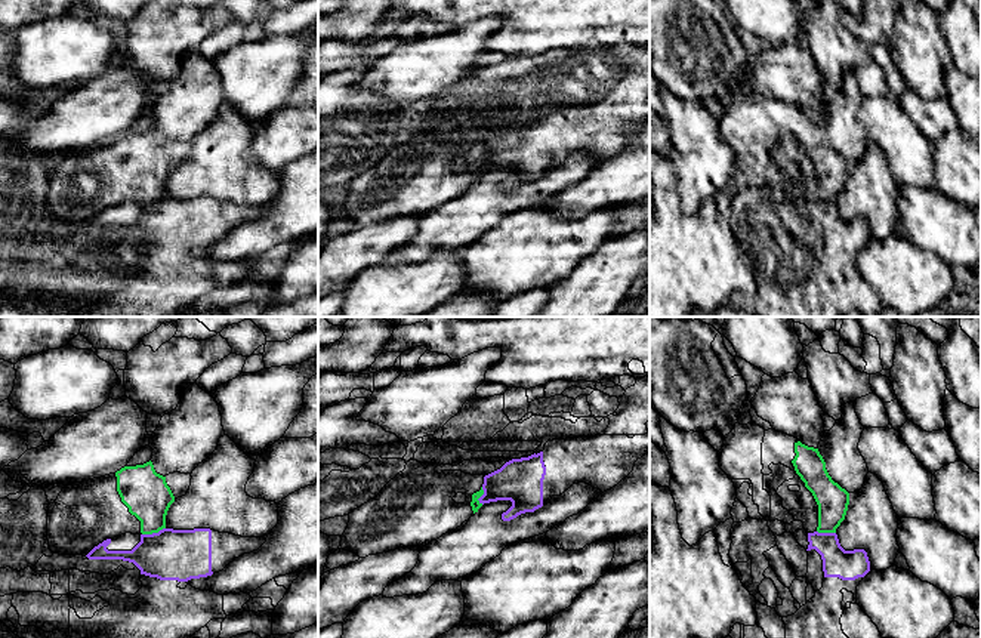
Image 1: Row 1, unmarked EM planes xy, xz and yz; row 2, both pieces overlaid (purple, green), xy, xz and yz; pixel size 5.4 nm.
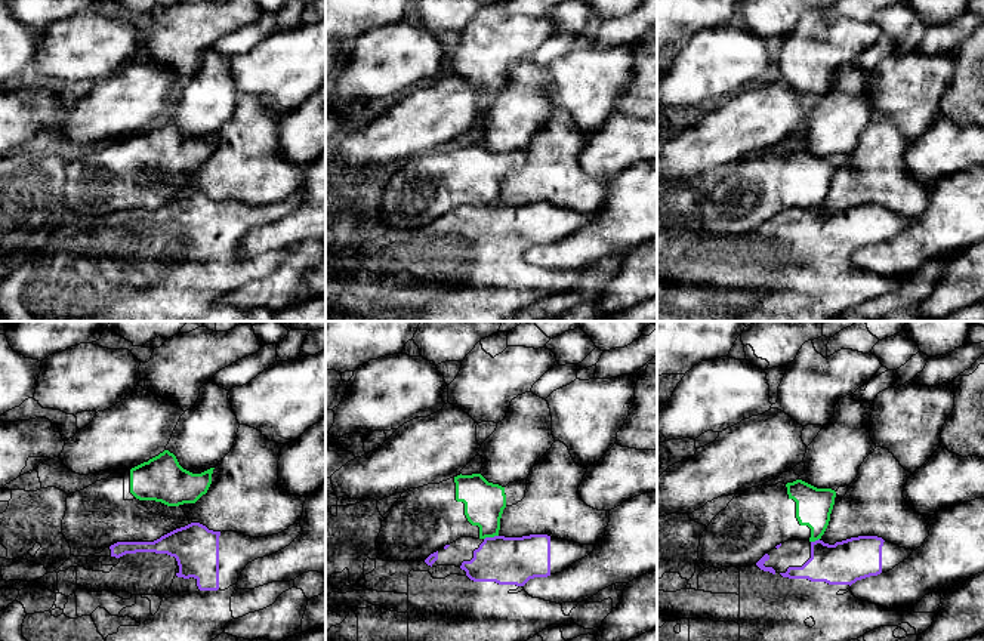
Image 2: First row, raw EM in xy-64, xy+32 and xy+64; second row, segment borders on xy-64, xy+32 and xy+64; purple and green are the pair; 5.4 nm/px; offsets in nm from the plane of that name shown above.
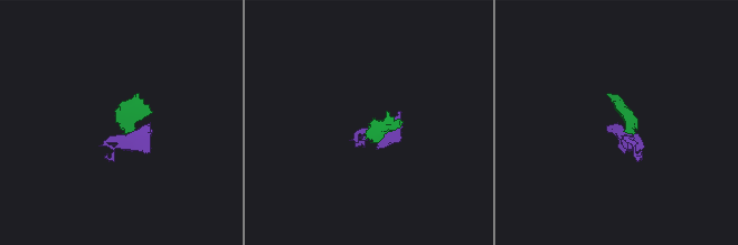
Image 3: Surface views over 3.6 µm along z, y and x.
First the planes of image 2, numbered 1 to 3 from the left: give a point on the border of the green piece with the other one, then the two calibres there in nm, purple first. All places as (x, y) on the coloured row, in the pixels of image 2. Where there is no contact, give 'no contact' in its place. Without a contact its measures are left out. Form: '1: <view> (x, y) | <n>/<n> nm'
1: no contact
2: xy+32 (490, 538) | 260/220 nm
3: xy+64 (816, 541) | 240/190 nm

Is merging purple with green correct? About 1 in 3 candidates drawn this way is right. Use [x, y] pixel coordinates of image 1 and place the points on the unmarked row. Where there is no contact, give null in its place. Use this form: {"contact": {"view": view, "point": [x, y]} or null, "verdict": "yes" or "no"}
{"contact": {"view": "xy", "point": [153, 202]}, "verdict": "no"}

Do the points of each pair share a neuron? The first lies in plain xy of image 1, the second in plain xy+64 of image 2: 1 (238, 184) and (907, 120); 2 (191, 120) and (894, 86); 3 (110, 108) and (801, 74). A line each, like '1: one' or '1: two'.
1: two
2: two
3: two

